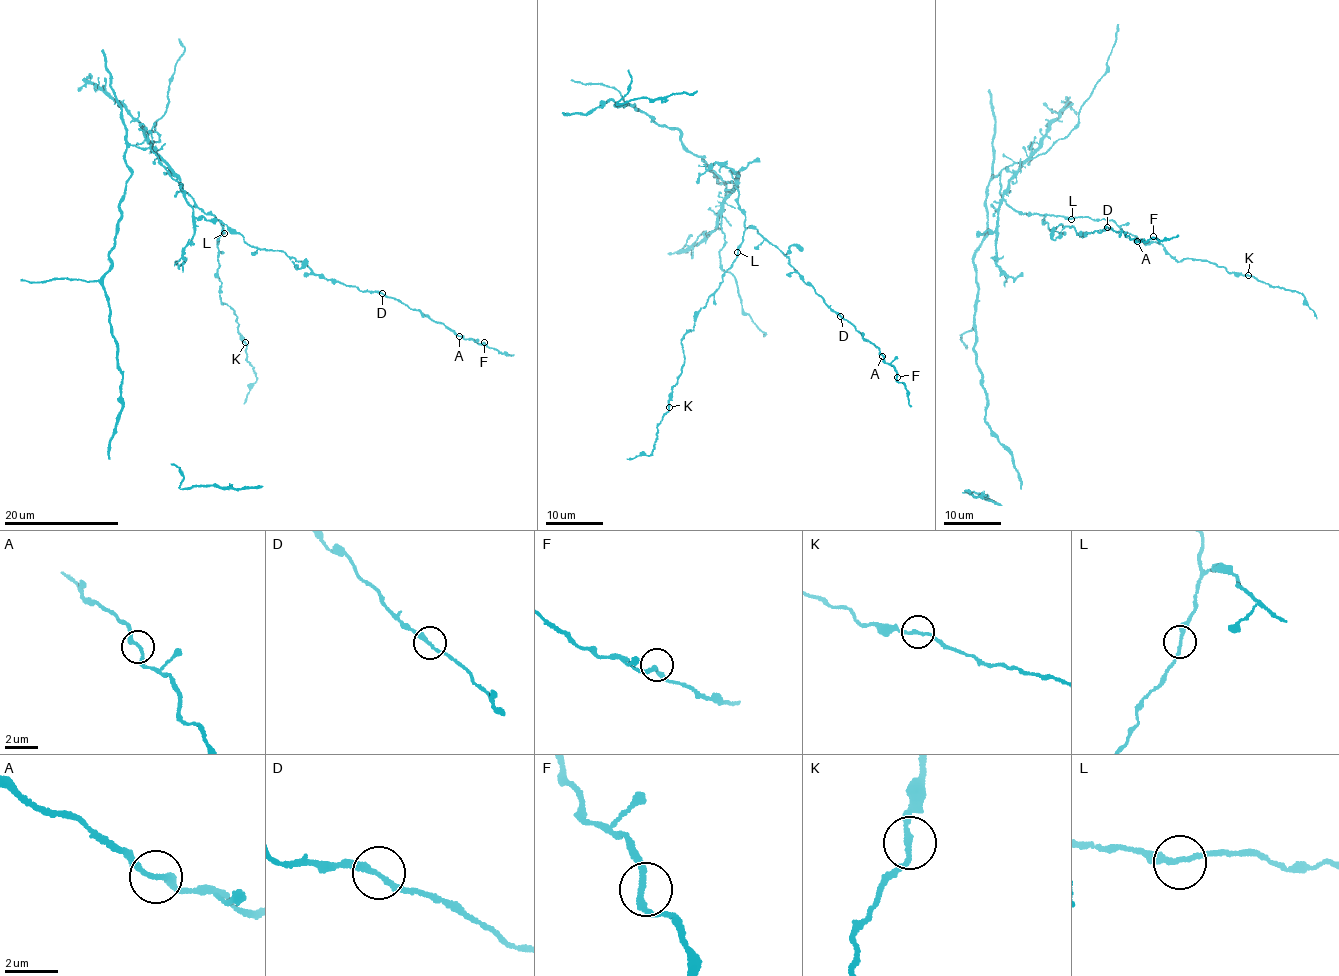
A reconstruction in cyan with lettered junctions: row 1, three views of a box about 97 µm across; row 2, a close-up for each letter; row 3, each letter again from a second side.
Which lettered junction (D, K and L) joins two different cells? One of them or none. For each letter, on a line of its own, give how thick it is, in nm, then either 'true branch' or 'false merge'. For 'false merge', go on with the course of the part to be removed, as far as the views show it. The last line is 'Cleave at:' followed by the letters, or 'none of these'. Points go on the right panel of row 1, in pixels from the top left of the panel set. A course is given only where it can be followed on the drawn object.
D: calibre 220 nm; false merge; course (1107, 227), (1115, 232), (1121, 230), (1131, 239), (1145, 242), (1156, 237), (1158, 241), (1177, 237), (1178, 234)
K: calibre 180 nm; true branch
L: calibre 200 nm; true branch
Cleave at: D

